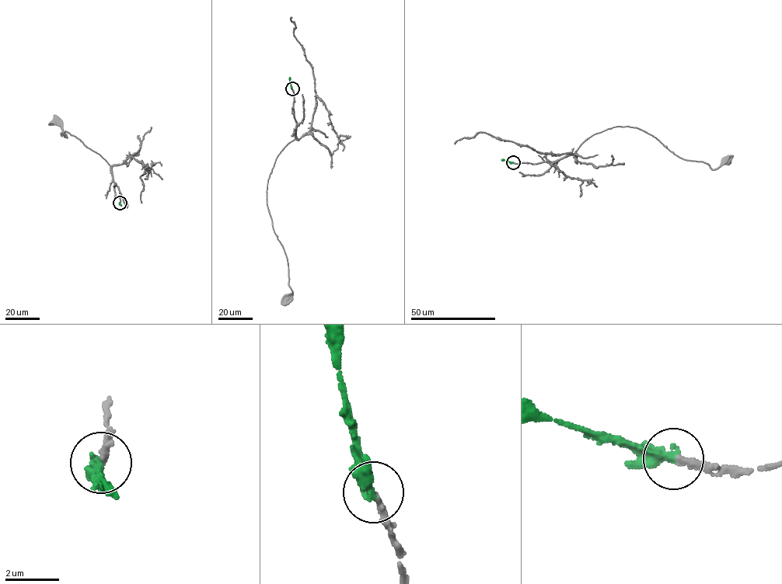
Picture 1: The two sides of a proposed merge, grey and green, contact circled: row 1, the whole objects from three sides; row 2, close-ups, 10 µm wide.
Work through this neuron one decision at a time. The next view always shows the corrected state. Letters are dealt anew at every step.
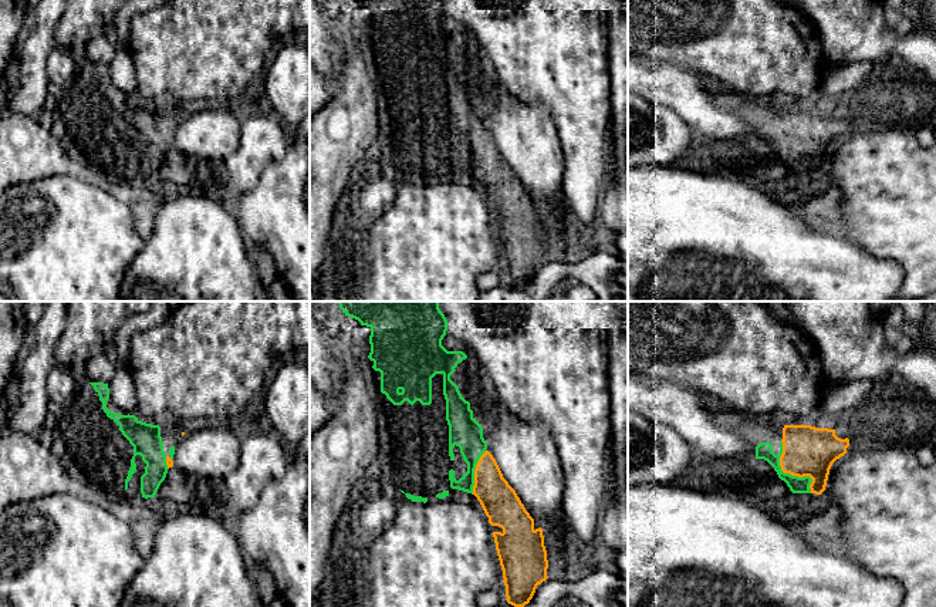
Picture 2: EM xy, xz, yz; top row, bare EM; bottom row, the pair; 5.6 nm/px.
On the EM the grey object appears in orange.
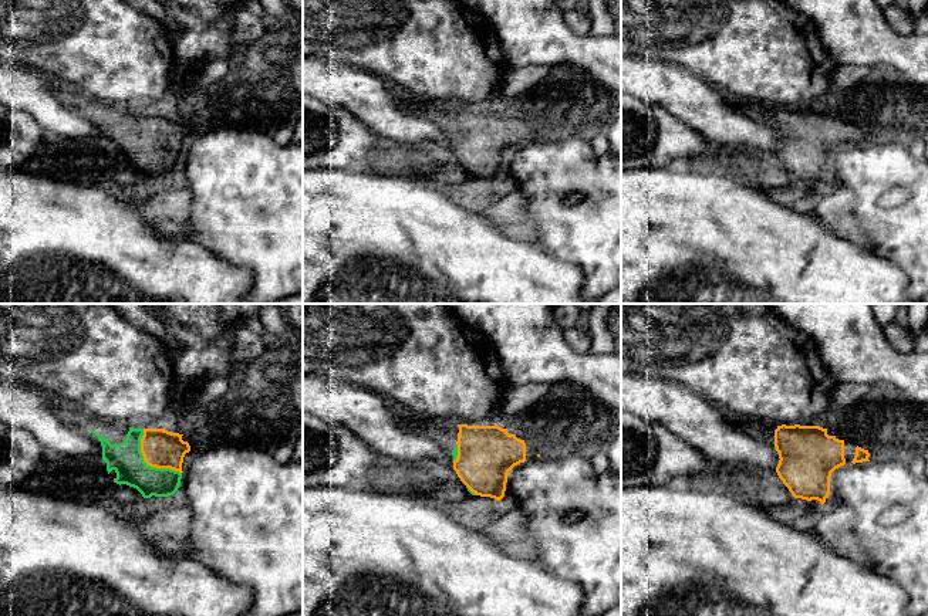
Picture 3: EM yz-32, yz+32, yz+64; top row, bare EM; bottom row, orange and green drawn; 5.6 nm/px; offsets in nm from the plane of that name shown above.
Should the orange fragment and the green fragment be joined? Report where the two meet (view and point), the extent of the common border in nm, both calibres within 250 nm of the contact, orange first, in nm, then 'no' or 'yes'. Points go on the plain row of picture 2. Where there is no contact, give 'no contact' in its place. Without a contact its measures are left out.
contact yz (788, 154); length 340 nm; calibres 280 and 100 nm; yes

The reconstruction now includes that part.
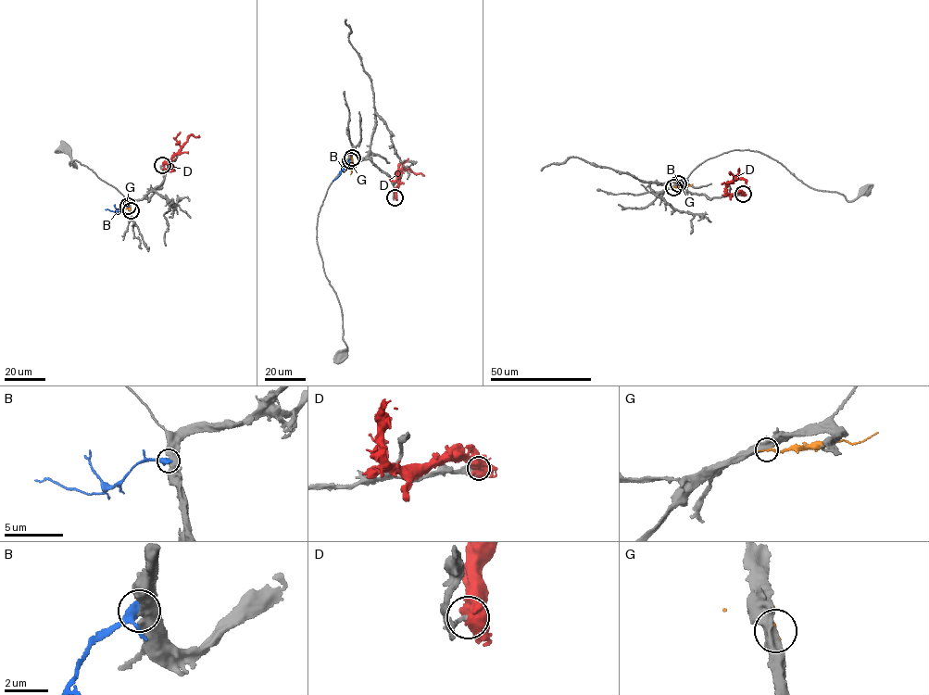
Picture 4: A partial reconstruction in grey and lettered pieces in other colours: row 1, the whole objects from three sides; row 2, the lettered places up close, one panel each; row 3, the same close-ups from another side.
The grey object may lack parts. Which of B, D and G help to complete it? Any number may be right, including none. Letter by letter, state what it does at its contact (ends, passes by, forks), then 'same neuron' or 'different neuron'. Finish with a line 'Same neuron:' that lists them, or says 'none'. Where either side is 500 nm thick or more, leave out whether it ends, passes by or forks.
B: it passes by; different neuron
D: different neuron
G: different neuron
Same neuron: none

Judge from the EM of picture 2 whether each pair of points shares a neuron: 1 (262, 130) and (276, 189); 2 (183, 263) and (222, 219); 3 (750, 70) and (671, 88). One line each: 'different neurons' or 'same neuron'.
1: different neurons
2: same neuron
3: different neurons

